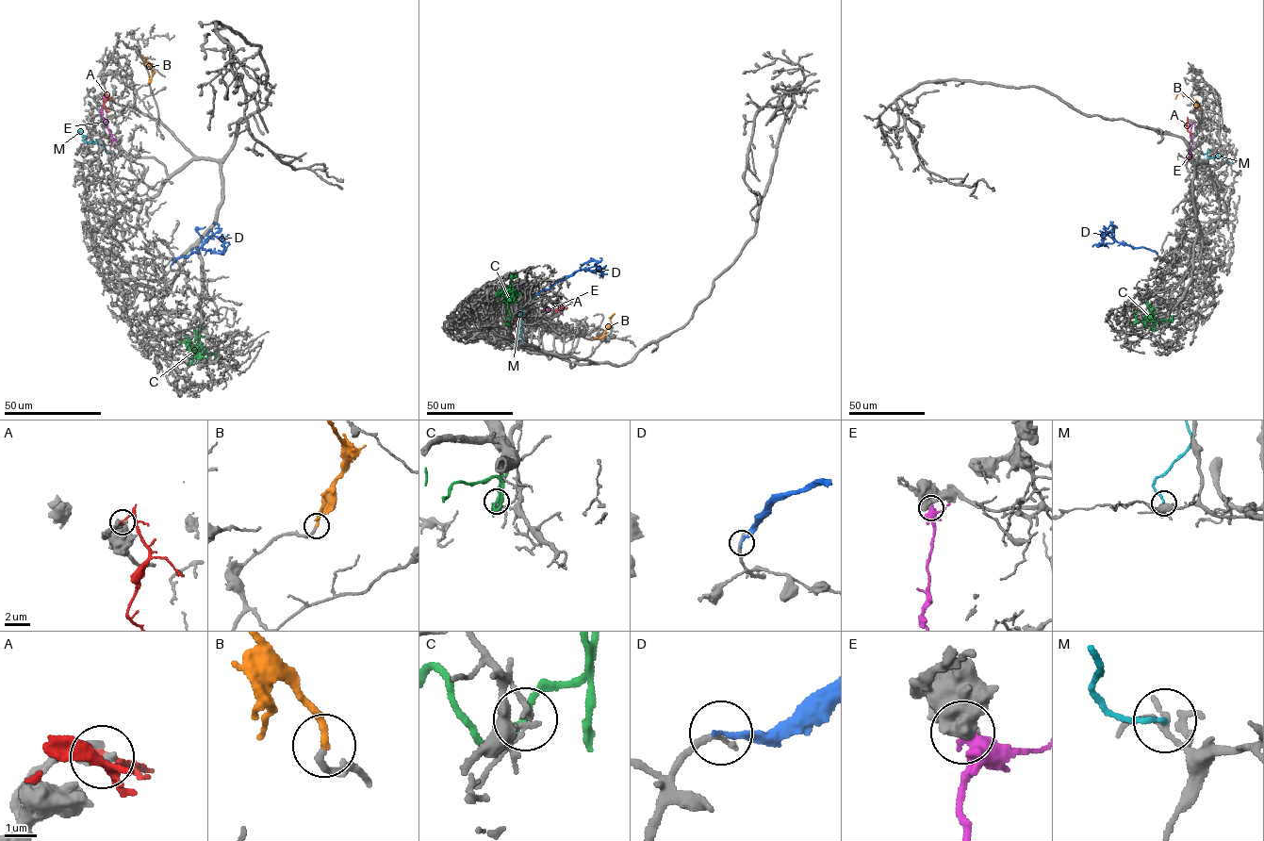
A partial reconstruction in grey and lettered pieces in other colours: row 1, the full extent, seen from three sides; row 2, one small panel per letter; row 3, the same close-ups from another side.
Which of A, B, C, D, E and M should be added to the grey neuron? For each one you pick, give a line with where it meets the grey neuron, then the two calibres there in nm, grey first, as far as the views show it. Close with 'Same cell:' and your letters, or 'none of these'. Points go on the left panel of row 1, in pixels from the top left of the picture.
B: Touches grey at (148, 84). Thickness 220 nm (grey) against 240 nm
Same cell: B

